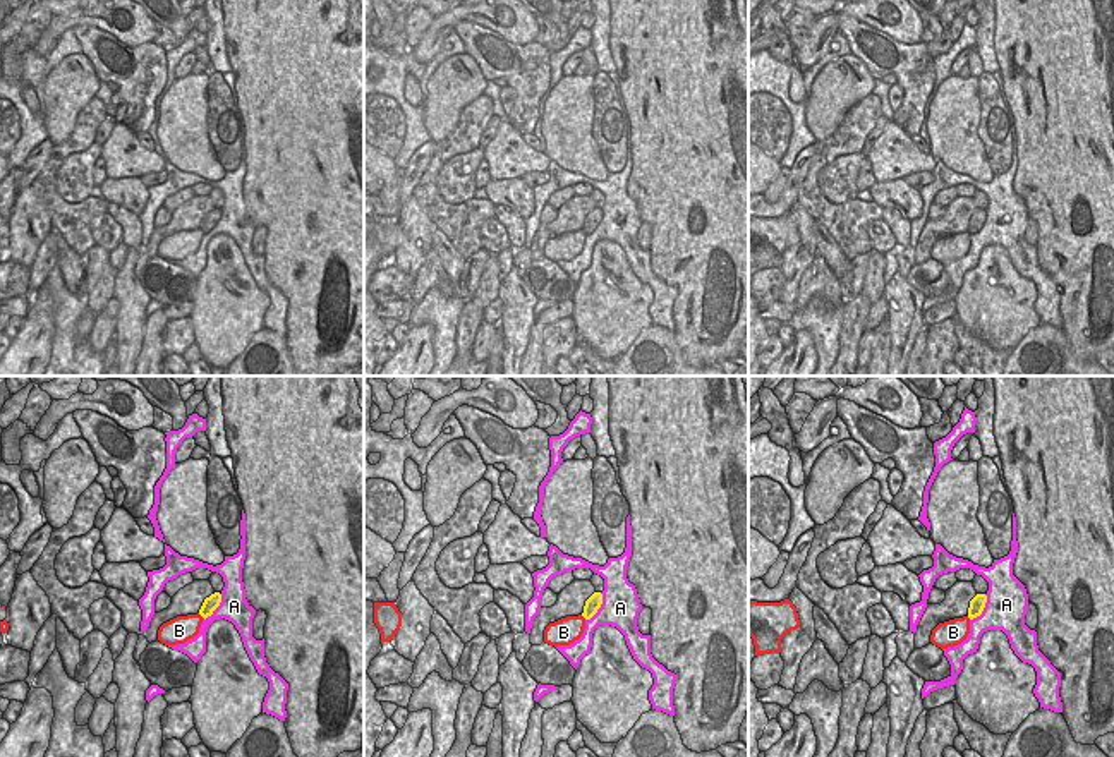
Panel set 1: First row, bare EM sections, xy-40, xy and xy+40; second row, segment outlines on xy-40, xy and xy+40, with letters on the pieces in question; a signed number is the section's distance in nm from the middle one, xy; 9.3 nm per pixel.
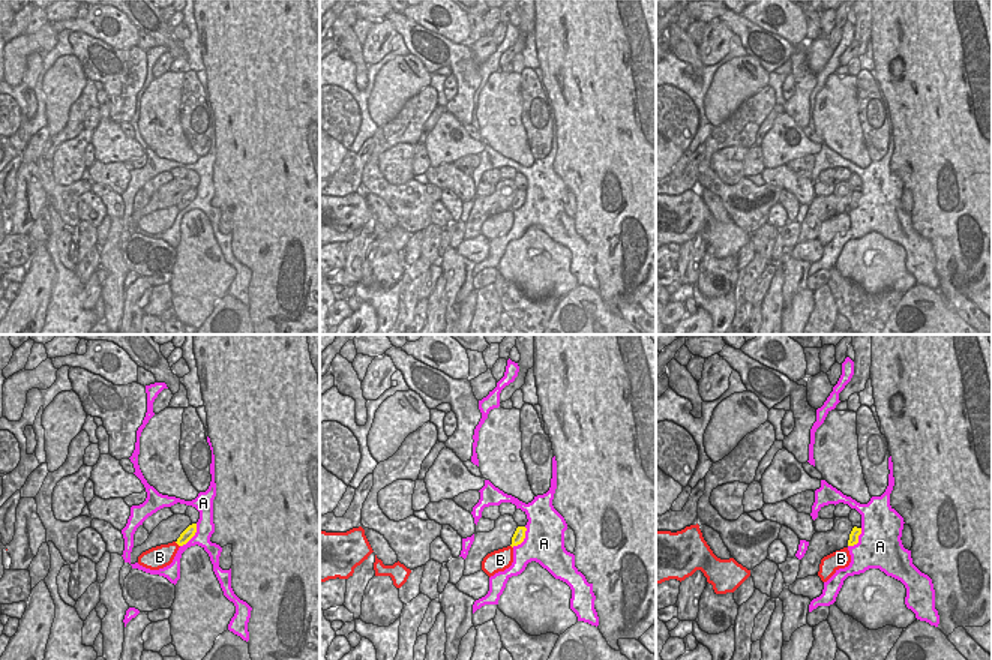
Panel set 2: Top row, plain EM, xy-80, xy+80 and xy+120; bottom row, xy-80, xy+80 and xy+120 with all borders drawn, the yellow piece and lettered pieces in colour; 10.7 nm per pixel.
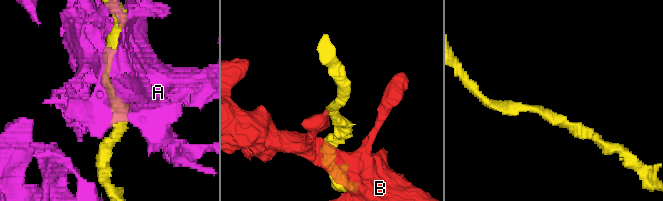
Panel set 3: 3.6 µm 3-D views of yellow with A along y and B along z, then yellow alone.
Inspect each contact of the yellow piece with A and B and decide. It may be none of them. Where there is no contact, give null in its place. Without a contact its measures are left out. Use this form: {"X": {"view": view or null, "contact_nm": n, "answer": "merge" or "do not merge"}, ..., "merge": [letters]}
{"A": {"view": "xy", "contact_nm": 300, "answer": "do not merge"}, "B": {"view": "xy-40", "contact_nm": 100, "answer": "do not merge"}, "merge": []}

